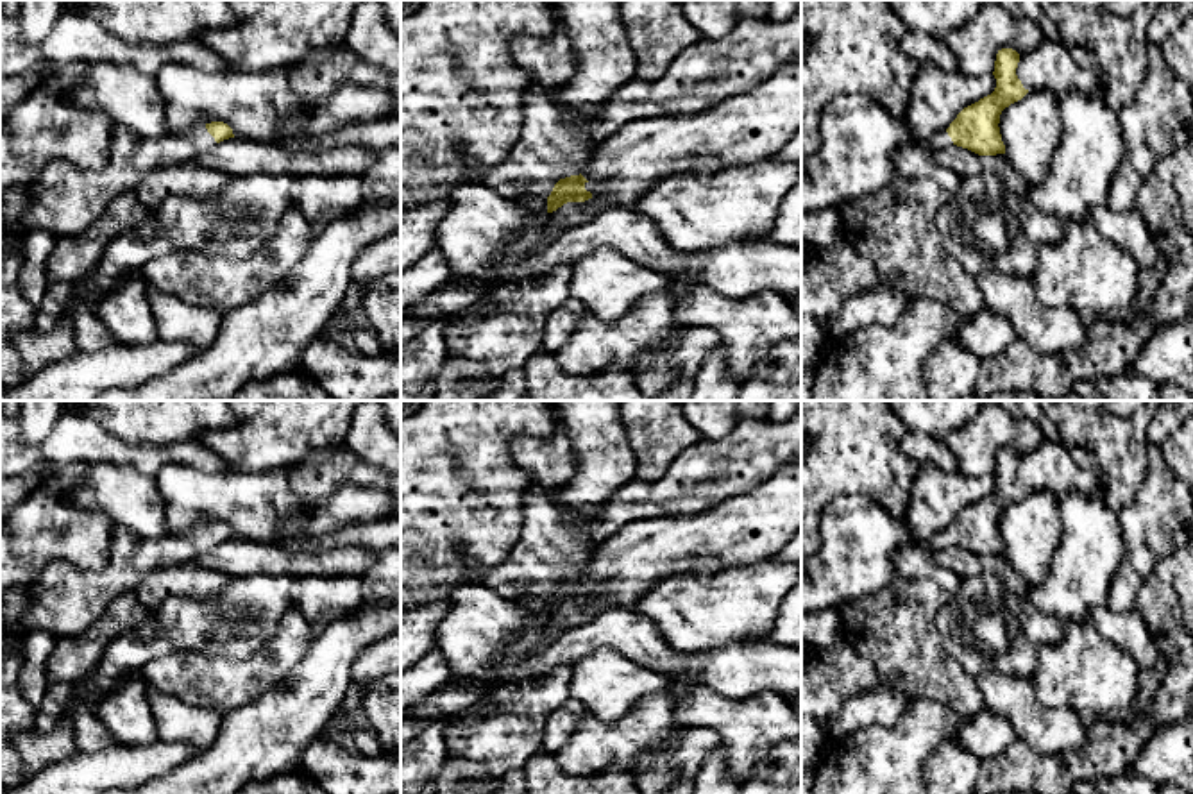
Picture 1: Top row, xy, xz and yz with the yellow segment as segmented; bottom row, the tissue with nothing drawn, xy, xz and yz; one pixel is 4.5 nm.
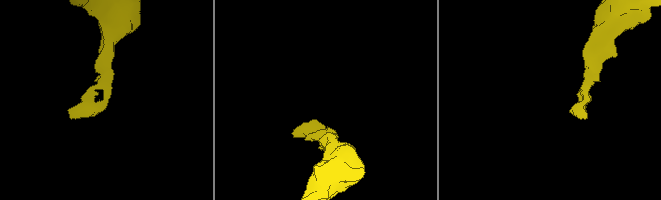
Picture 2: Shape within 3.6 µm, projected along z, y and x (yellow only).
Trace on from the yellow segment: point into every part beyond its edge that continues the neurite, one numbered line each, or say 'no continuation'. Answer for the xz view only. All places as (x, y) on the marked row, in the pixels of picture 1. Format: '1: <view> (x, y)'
no continuation

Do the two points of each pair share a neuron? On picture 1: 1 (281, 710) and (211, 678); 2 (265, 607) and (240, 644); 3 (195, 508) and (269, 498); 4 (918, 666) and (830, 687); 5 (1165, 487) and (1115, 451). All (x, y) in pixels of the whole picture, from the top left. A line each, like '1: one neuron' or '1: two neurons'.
1: two neurons
2: one neuron
3: one neuron
4: two neurons
5: two neurons

